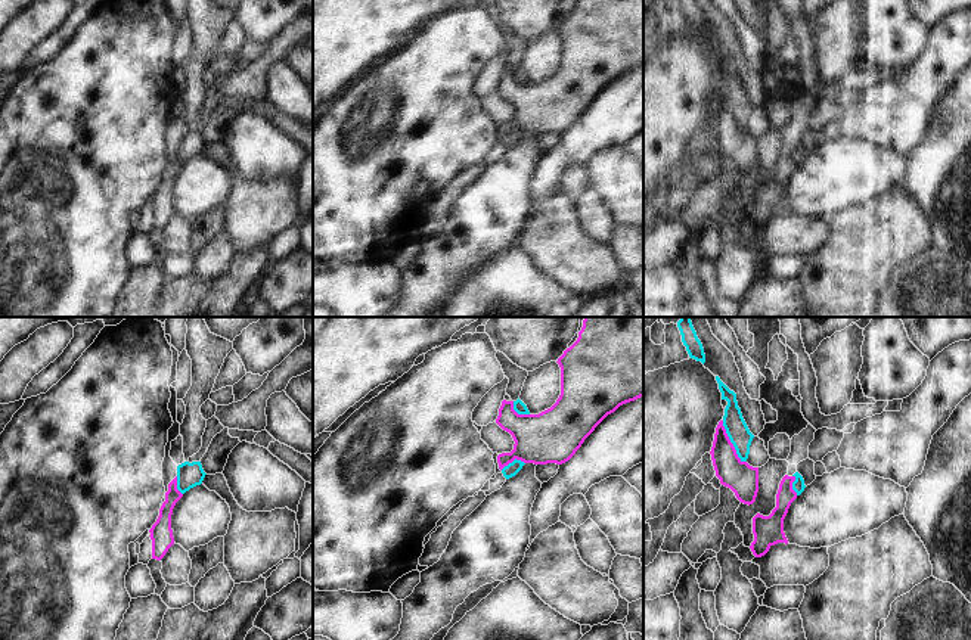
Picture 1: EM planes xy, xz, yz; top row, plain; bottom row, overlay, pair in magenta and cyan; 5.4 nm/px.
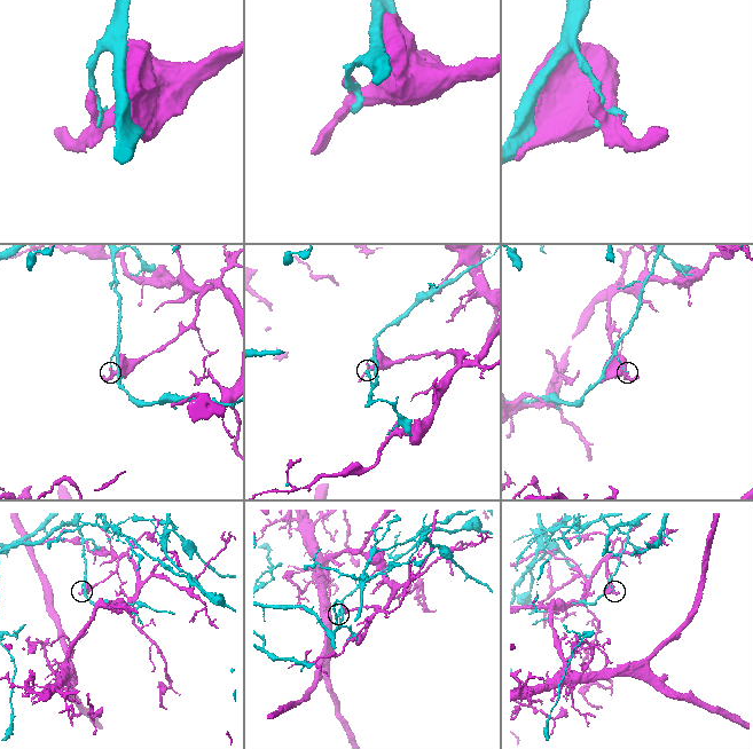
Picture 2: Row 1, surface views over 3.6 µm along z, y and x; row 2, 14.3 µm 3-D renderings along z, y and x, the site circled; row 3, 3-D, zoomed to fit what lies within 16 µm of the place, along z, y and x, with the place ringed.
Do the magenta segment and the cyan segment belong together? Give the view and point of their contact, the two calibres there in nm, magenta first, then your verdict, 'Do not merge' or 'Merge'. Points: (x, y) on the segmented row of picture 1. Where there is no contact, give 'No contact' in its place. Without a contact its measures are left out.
Touches magenta at yz (731, 443). Thickness 170 nm (magenta) against 120 nm. Do not merge

